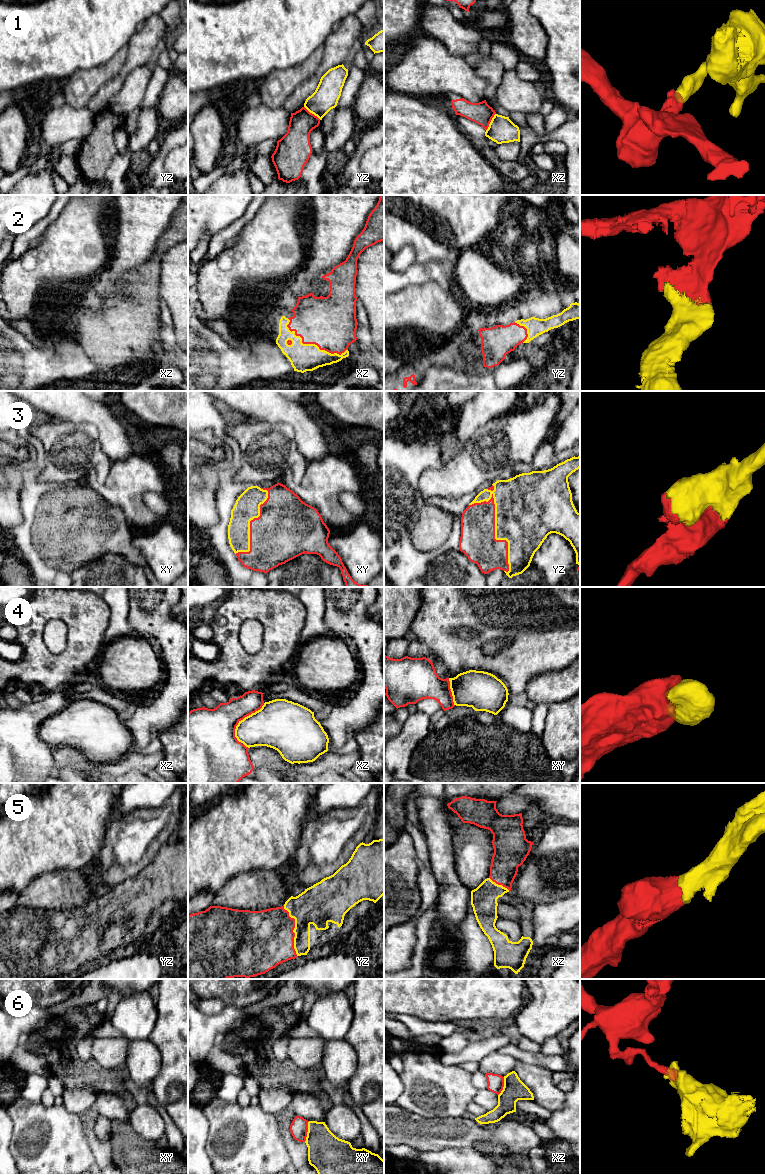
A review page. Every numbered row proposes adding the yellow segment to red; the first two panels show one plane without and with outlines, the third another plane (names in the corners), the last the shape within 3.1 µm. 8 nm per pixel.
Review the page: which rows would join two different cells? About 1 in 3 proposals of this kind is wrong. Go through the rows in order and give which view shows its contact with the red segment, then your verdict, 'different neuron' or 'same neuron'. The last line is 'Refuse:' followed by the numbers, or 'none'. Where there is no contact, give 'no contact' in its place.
1: meets red in xz; different neuron
2: meets red in xz; same neuron
3: meets red in yz; same neuron
4: meets red in xz; same neuron
5: meets red in yz; same neuron
6: meets red in xy; different neuron
Refuse: 1, 6

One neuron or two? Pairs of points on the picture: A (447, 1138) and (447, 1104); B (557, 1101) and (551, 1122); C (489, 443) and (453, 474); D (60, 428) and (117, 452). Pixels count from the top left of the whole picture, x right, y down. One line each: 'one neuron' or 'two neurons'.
A: two neurons
B: two neurons
C: one neuron
D: two neurons

